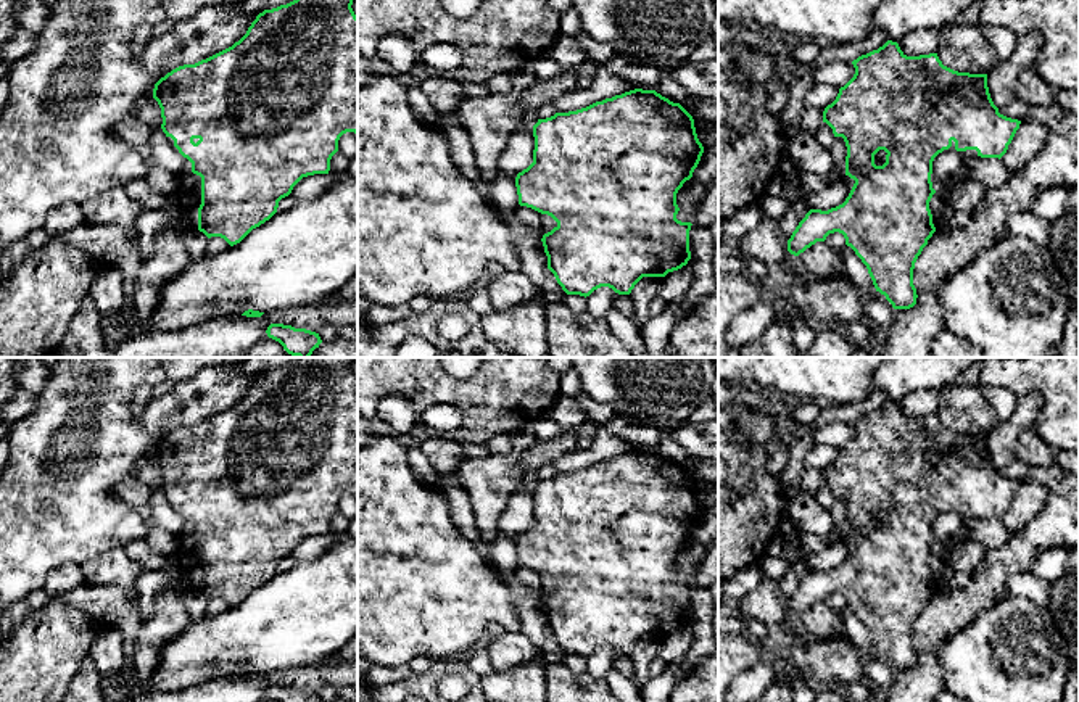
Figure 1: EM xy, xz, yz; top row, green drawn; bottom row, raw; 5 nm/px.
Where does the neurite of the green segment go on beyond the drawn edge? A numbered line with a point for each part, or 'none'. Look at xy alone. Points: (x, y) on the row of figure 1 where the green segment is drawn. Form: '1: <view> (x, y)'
1: xy (189, 185)

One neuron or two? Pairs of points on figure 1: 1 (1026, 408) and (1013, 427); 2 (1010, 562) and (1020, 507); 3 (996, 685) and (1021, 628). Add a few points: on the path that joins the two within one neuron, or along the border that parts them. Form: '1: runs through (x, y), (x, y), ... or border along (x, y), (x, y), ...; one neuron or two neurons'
1: runs through (1026, 412), (1018, 422); one neuron
2: border along (1042, 507), (1012, 535); two neurons
3: runs through (1010, 670), (1015, 643); one neuron

